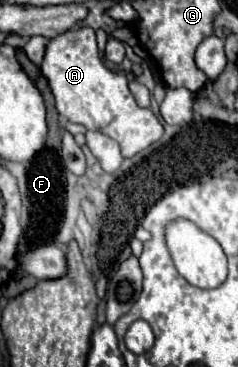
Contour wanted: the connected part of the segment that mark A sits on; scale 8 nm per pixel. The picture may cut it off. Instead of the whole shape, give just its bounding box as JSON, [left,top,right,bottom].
[41,25,163,157]

